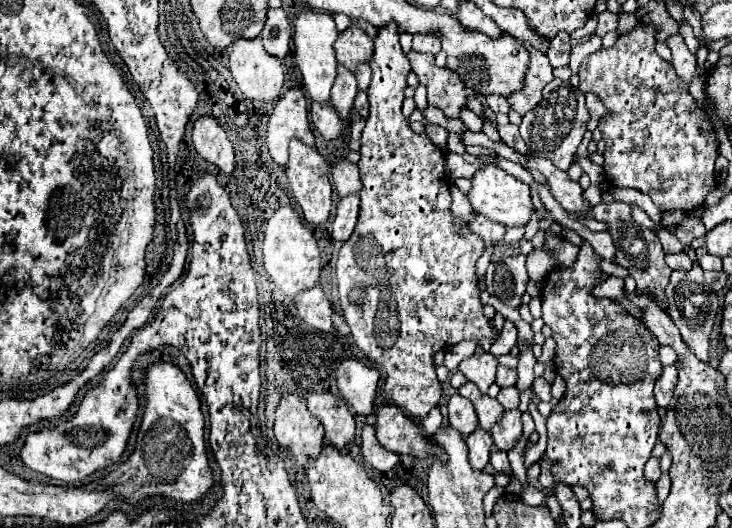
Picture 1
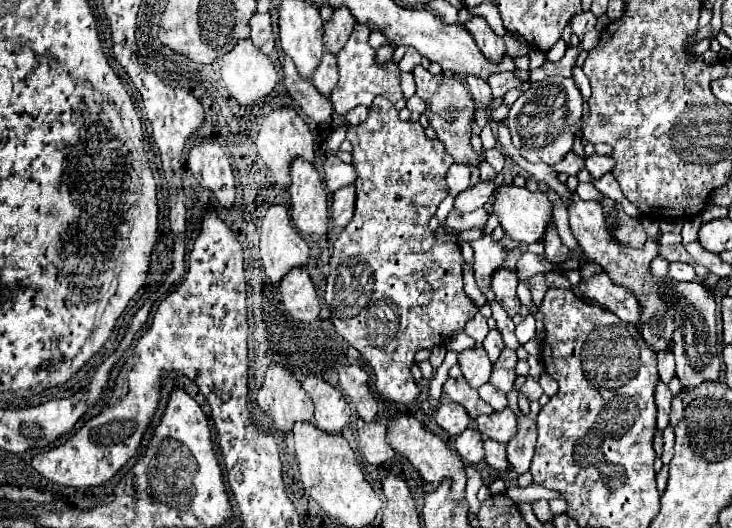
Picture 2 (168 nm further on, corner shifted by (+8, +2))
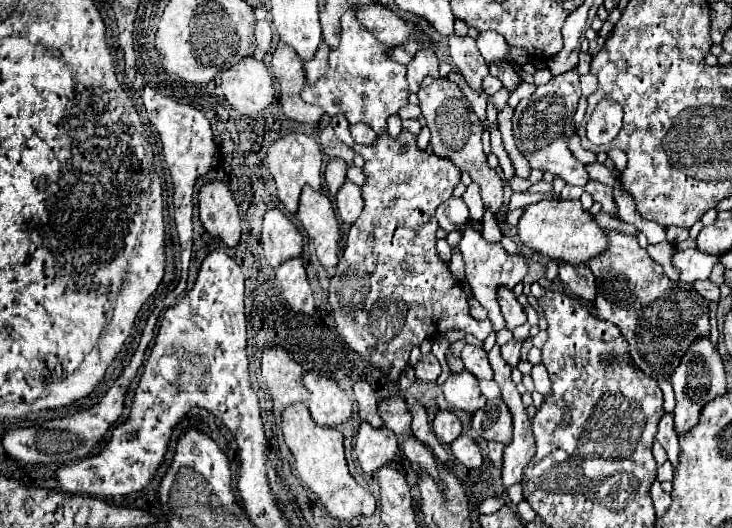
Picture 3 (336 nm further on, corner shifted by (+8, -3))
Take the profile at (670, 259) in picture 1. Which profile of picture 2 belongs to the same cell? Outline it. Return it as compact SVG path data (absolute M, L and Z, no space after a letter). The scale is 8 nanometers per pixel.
M669 262L669 278L673 280L685 280L685 282L693 282L695 280L695 270L691 264L685 262Z

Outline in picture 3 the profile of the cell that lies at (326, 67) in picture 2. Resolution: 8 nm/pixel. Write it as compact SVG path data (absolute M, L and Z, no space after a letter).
M321 43L317 53L315 53L315 59L307 61L303 67L305 67L305 79L307 83L317 83L317 79L327 71L327 59L329 59L329 47L327 43Z

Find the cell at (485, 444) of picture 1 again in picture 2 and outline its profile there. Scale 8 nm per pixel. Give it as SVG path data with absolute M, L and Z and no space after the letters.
M467 428L465 432L461 432L455 438L455 450L457 450L457 454L461 456L463 462L479 464L485 458L485 454L483 454L483 438L481 438L479 430Z

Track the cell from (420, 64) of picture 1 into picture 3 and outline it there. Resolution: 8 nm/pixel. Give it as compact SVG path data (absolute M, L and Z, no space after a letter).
M427 77L419 89L419 101L421 101L421 111L427 121L427 127L431 129L433 153L443 159L451 159L461 171L467 171L471 179L481 187L485 209L489 209L497 217L503 207L503 181L497 175L497 171L487 165L487 155L483 153L483 147L481 147L483 125L479 117L467 107L467 101L461 89L457 87L457 83L449 79Z

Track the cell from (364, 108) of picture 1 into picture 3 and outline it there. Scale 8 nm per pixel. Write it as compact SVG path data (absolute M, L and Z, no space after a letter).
M357 123L357 125L351 125L351 135L353 135L353 141L359 143L359 145L371 145L375 143L377 135L371 127L367 127L365 123Z

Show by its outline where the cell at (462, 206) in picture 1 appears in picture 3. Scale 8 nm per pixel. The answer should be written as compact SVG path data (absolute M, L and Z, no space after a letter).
M458 247L452 248L452 257L449 265L450 271L456 281L465 279L465 265Z

